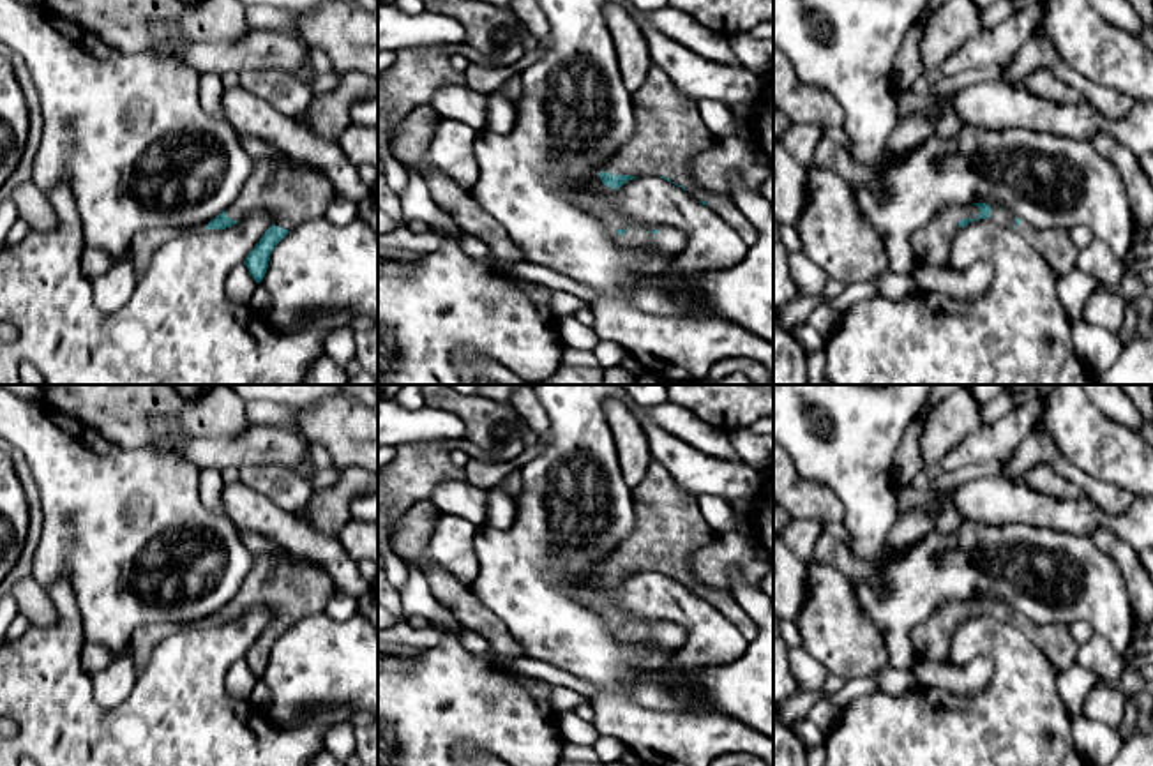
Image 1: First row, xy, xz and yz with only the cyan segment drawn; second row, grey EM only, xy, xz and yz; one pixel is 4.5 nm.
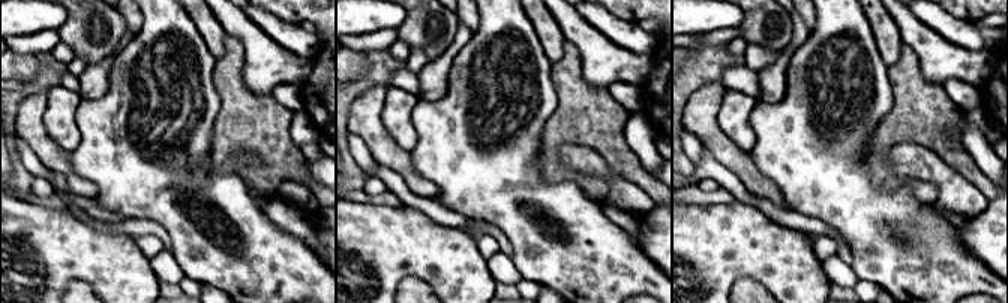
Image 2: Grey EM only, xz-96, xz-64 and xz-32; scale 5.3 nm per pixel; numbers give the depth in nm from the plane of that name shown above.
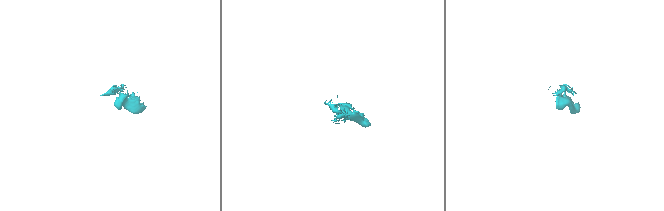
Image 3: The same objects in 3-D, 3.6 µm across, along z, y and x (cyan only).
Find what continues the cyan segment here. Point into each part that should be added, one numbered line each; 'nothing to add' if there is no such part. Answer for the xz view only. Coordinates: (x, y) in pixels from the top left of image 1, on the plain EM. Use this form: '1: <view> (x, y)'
1: xz (670, 528)

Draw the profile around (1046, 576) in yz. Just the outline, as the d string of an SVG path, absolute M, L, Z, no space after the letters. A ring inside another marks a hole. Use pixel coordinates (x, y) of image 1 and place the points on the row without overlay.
M961 521L952 533L934 529L902 554L878 554L870 563L874 577L851 586L895 669L911 667L911 632L916 627L943 604L973 598L1003 604L1038 627L1086 621L1119 651L1130 644L1137 614L1125 579L1116 561L1089 537L1028 524Z

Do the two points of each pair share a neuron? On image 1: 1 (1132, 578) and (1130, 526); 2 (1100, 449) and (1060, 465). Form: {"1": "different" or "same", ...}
{"1": "different", "2": "different"}

